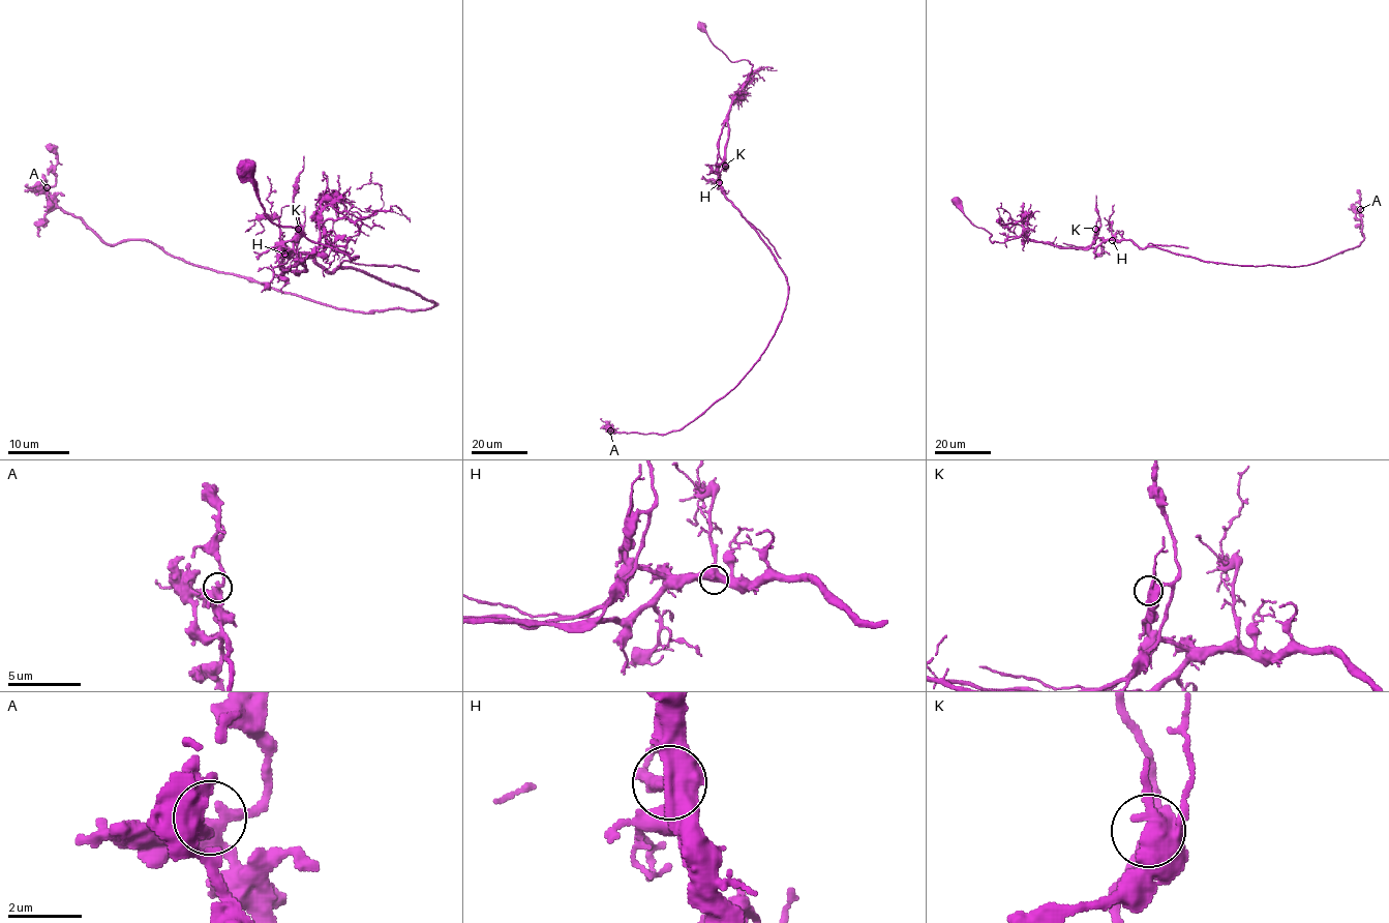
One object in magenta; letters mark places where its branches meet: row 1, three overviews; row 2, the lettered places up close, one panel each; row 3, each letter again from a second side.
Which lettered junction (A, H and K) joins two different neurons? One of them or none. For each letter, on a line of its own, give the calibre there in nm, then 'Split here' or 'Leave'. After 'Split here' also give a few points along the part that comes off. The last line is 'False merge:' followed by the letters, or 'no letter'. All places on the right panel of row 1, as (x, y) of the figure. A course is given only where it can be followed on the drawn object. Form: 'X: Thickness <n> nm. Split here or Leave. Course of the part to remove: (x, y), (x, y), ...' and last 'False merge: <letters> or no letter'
A: Thickness 400 nm. Leave
H: Thickness 480 nm. Split here. Course of the part to remove: (1112, 240), (1065, 247), (1023, 234), (992, 242), (992, 235), (970, 221), (955, 198)
K: Thickness 440 nm. Leave
False merge: H

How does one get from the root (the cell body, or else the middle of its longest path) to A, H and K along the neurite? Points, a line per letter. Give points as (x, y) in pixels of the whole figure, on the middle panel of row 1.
A: (701, 28), (752, 66), (719, 185), (784, 275), (787, 304), (760, 359), (694, 419), (610, 430)
H: (701, 28), (730, 61), (747, 59), (752, 66), (748, 82), (735, 94), (730, 106), (719, 182)
K: (701, 28), (730, 61), (747, 59), (752, 66), (748, 82), (735, 94), (730, 106), (723, 168), (725, 166)

